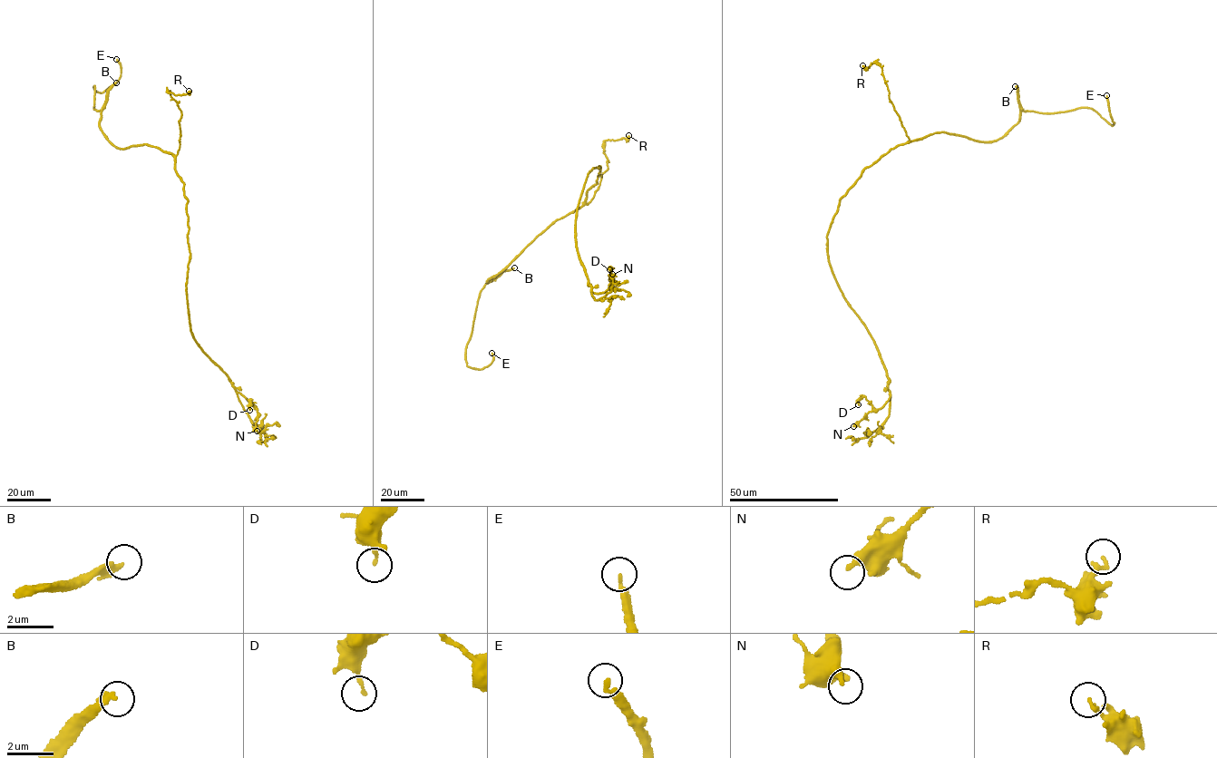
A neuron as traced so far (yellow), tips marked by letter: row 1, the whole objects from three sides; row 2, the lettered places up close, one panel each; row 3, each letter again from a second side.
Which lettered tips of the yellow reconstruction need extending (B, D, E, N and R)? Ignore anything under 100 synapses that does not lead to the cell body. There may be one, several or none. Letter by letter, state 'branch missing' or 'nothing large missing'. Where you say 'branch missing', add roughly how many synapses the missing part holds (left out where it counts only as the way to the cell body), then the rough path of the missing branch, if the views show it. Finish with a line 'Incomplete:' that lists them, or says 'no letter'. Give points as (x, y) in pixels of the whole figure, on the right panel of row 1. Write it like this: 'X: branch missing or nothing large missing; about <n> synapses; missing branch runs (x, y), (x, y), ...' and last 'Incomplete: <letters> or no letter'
B: branch missing; about 150 synapses
D: nothing large missing
E: branch missing; missing branch runs (1106, 95), (1111, 59)
N: nothing large missing
R: nothing large missing
Incomplete: B, E

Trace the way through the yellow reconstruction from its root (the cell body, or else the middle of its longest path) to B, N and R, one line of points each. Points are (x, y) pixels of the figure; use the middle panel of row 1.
B: (597, 180), (588, 189), (585, 203), (555, 220), (487, 281), (502, 271), (514, 267)
N: (597, 180), (598, 166), (587, 176), (579, 199), (575, 246), (593, 292), (600, 293), (611, 286), (612, 274)
R: (597, 180), (588, 190), (588, 204), (608, 168), (604, 141), (628, 135)

